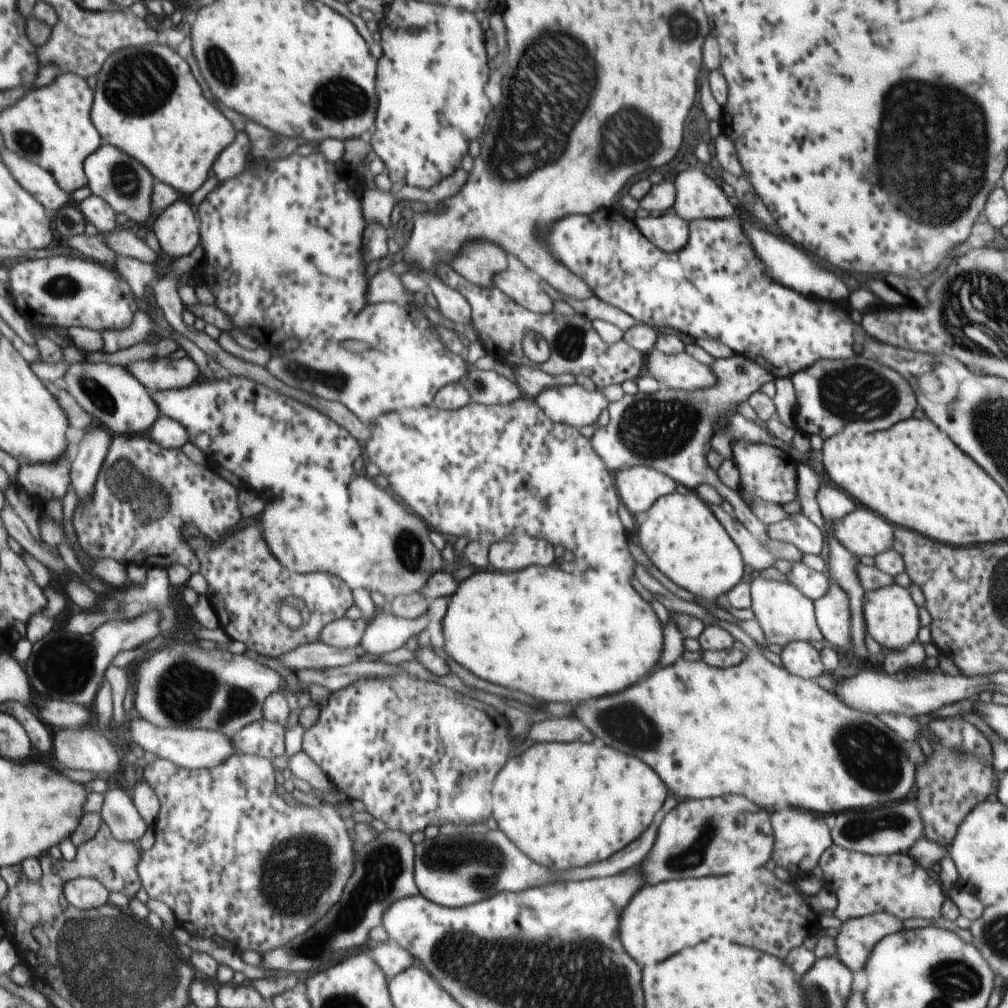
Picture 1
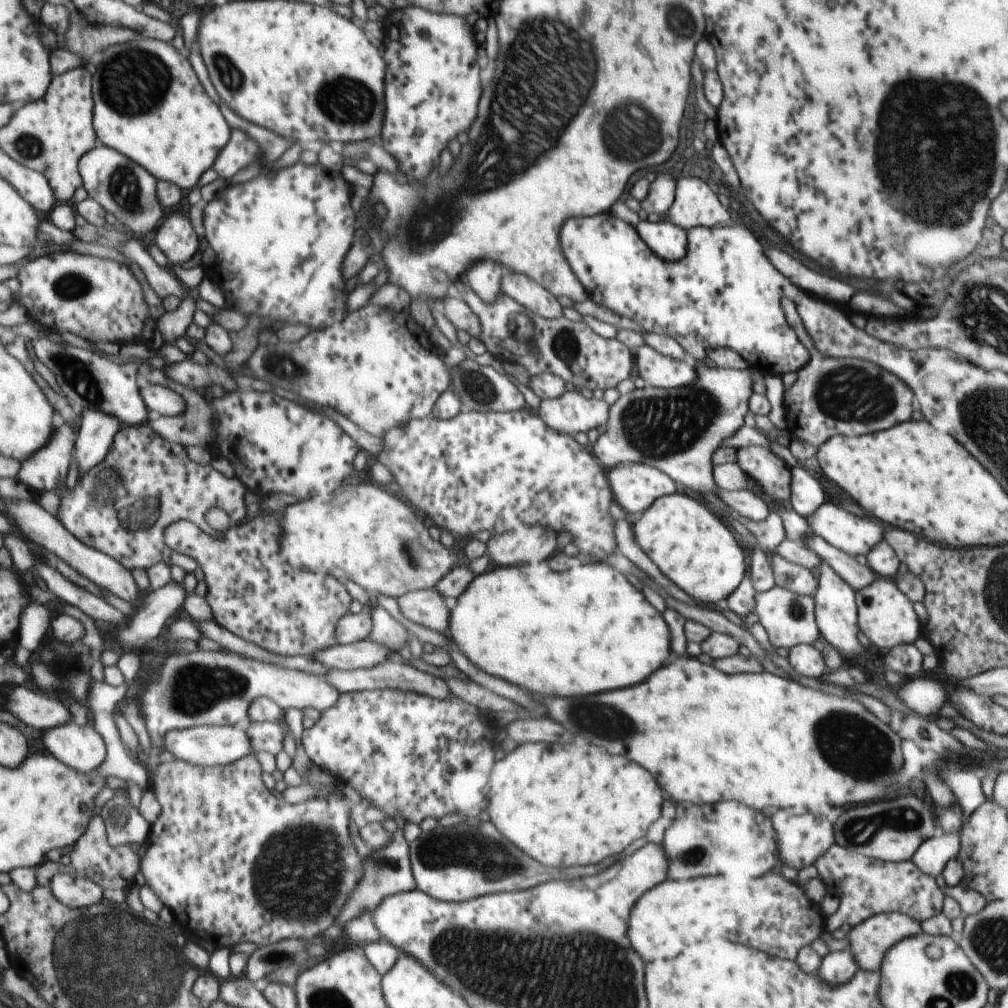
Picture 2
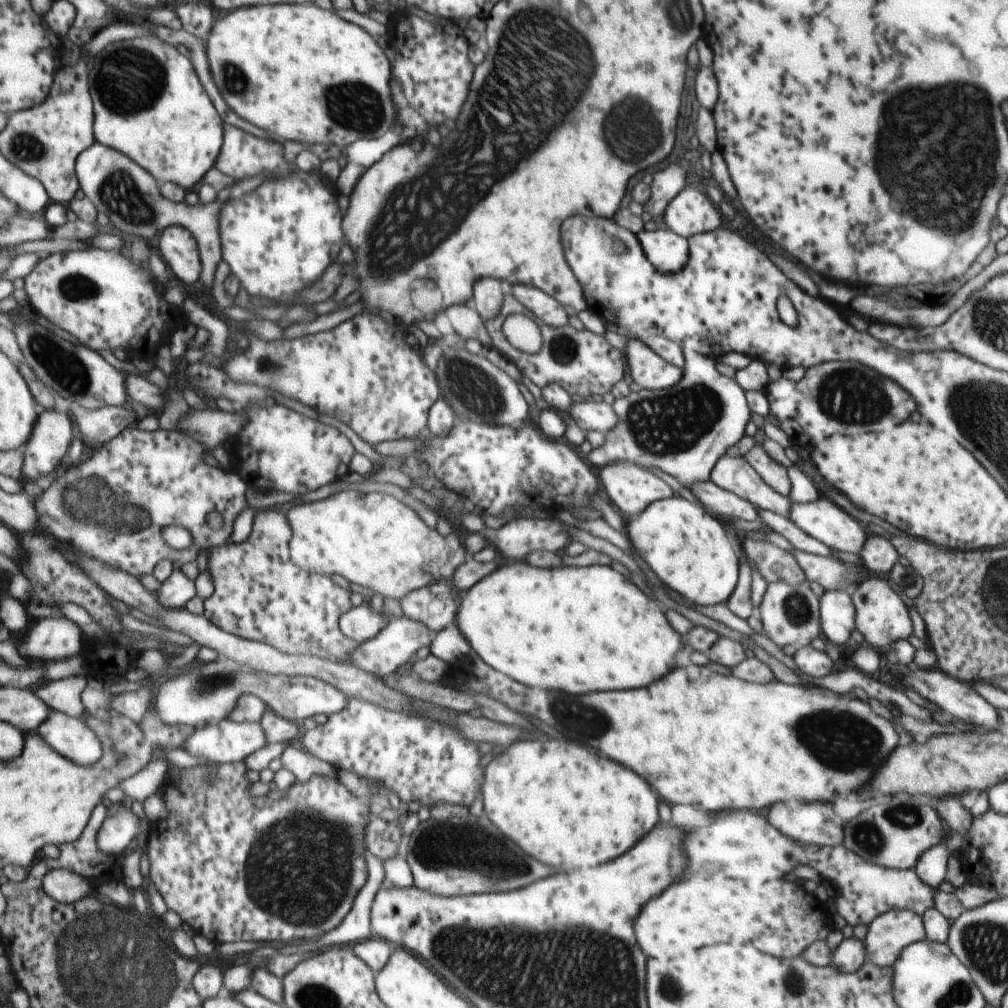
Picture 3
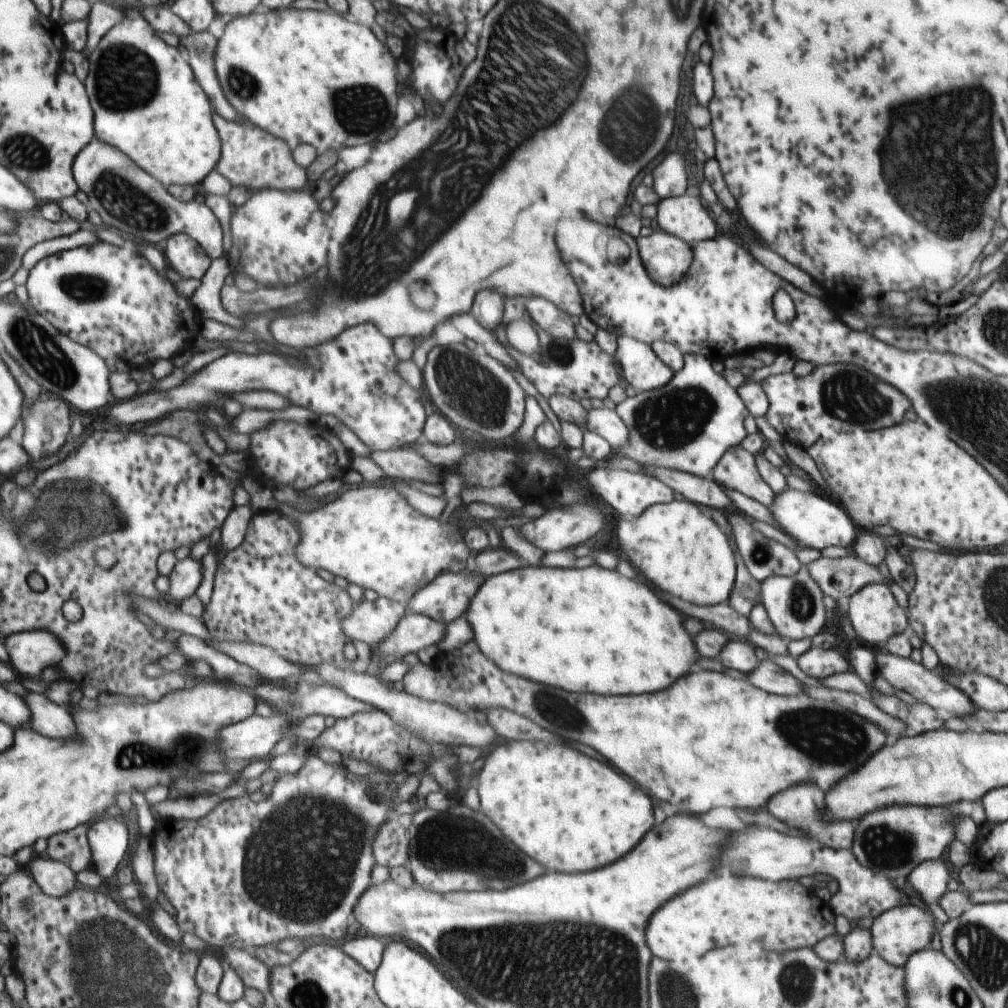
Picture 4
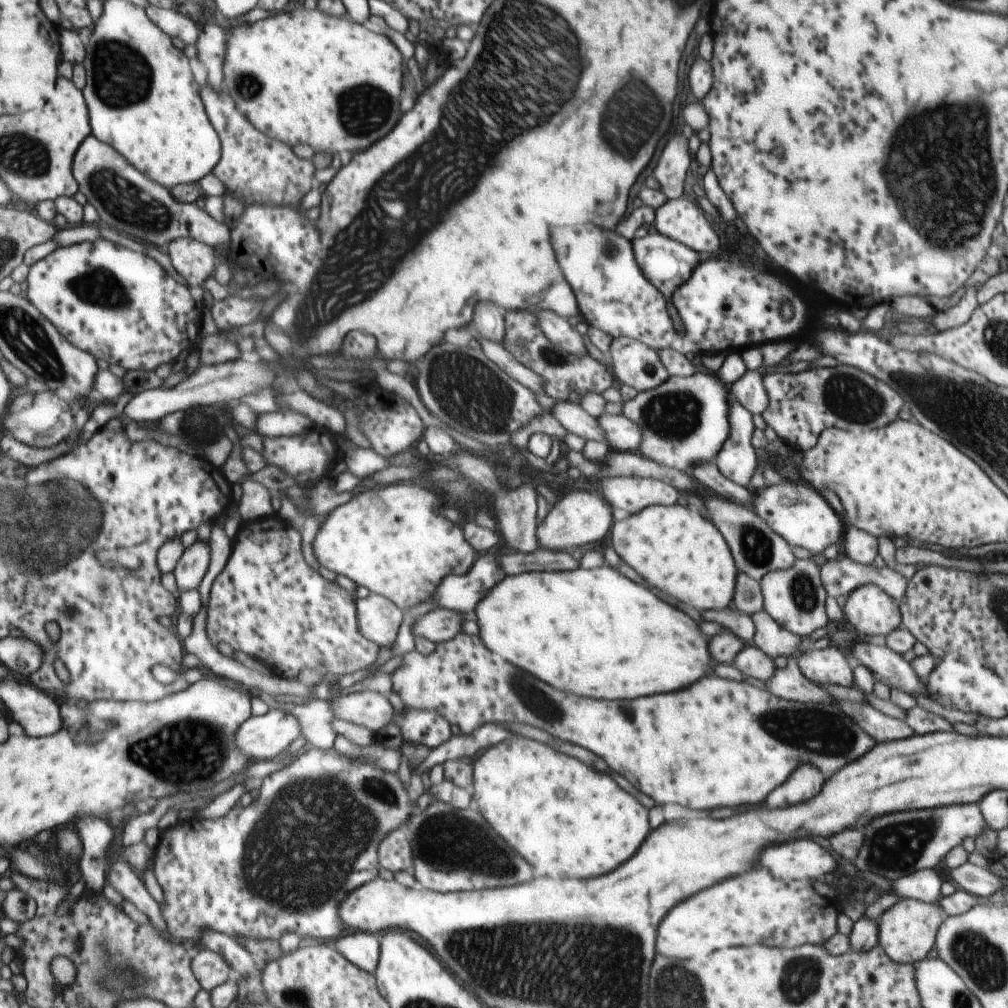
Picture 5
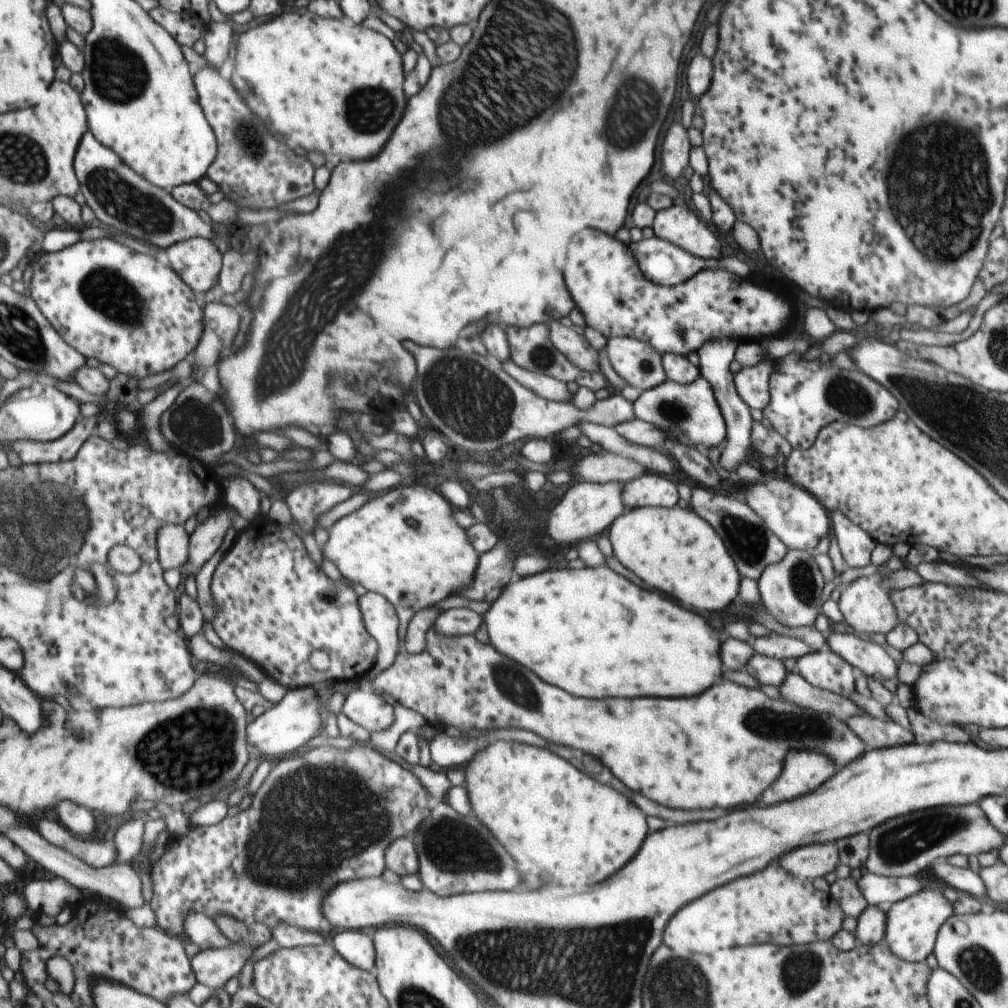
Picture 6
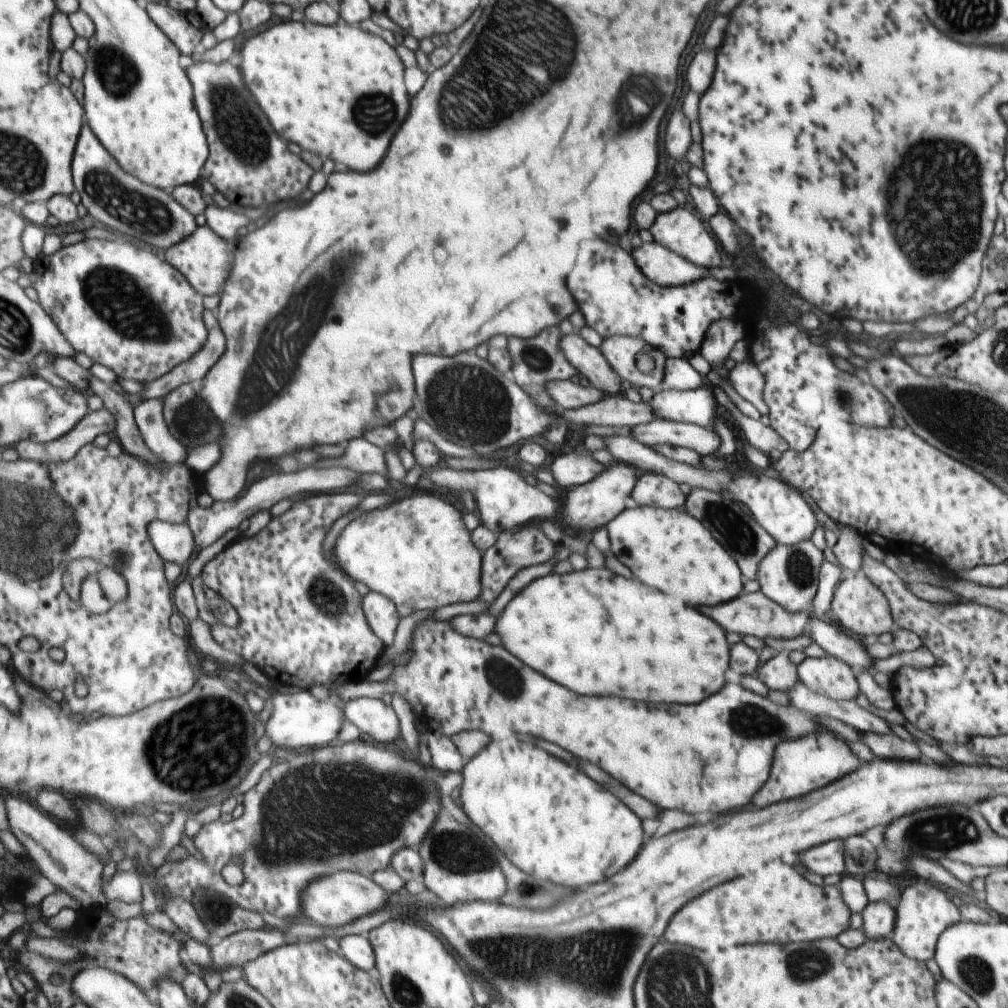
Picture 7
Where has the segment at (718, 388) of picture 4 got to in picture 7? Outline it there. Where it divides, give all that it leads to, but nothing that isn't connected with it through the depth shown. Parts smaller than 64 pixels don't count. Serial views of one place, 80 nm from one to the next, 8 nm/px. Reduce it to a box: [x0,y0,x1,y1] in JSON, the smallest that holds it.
[648,378,717,429]

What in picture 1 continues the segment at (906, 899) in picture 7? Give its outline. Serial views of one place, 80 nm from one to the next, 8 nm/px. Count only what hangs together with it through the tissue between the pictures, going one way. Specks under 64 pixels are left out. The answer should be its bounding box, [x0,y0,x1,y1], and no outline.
[834,912,903,972]

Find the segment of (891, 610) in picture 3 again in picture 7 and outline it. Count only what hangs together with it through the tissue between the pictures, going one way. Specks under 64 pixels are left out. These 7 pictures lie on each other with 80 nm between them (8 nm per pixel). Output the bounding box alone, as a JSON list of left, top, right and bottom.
[830,570,894,638]

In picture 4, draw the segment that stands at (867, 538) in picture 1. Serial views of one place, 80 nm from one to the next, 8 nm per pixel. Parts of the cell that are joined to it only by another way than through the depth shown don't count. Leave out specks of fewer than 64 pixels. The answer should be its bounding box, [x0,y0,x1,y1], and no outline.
[765,487,856,551]

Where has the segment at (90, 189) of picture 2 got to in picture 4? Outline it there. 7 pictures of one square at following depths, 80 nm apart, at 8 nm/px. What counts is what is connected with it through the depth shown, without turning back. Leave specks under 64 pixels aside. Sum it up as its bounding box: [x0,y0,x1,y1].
[74,136,226,260]

